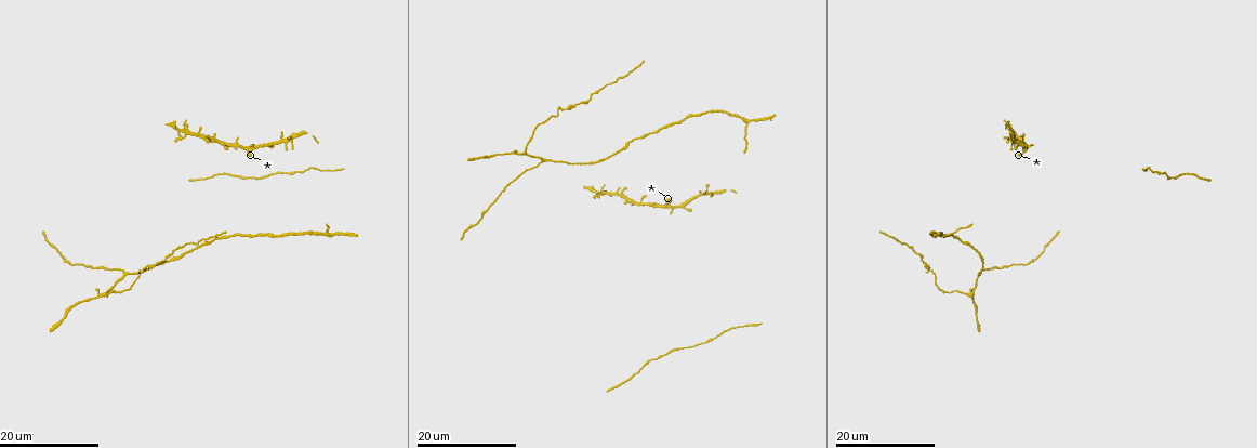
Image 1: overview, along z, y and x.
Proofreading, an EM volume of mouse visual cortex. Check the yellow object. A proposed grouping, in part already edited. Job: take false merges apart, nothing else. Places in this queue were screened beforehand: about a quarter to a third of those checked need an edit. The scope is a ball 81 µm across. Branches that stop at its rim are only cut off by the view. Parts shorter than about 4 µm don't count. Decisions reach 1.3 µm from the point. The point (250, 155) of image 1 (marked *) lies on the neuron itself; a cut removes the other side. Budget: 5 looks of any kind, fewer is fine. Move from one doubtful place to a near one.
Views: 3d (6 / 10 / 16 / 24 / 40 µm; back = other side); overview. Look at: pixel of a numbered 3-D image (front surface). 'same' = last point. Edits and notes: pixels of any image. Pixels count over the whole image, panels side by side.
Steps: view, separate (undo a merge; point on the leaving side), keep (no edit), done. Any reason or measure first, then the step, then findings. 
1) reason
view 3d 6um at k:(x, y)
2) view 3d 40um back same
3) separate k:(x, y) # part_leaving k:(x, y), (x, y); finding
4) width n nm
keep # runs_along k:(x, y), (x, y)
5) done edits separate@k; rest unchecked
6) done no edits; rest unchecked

side arm on a straight run
view 3d 24um at 1:(333, 235)

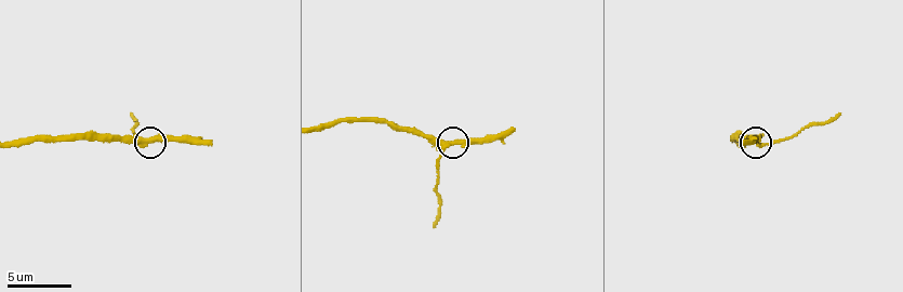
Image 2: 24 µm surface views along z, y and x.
view 3d 10um at 2:(446, 143)

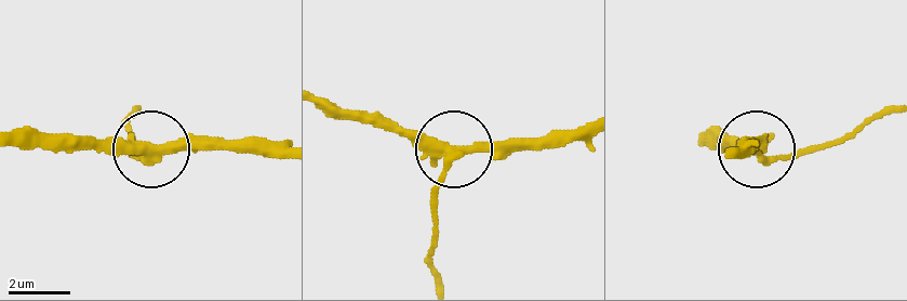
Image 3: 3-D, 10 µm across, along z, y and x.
view 3d 10um back at 3:(158, 150)

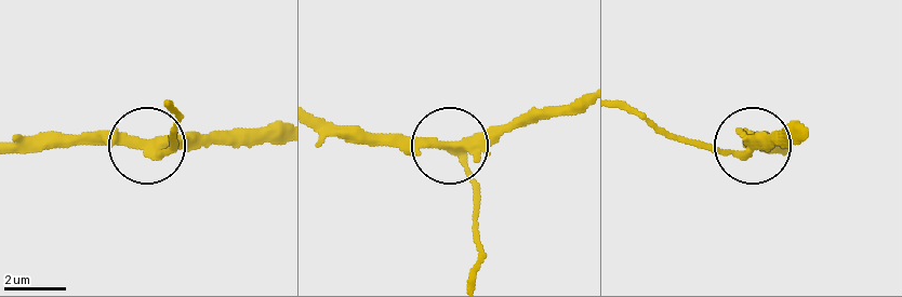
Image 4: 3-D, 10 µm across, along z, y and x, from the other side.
width 300 nm
separate 4:(478, 192) # part_leaving 4:(458, 153), (473, 190), (473, 275); two neurons meet here

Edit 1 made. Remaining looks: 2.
looks like a crossing
view 3d 24um at 1:(685, 208)

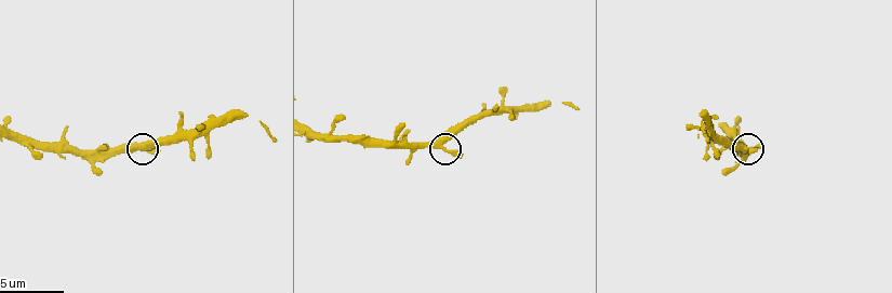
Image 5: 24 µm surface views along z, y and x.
view 3d 10um at 5:(444, 146)

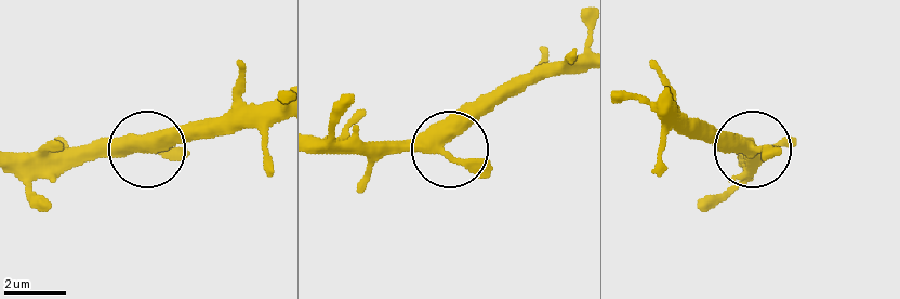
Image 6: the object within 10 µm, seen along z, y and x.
keep # runs_along 6:(702, 209), (746, 178), (754, 150), (695, 140); all the same neuron

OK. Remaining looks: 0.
done edits separate@4; rest unchecked

